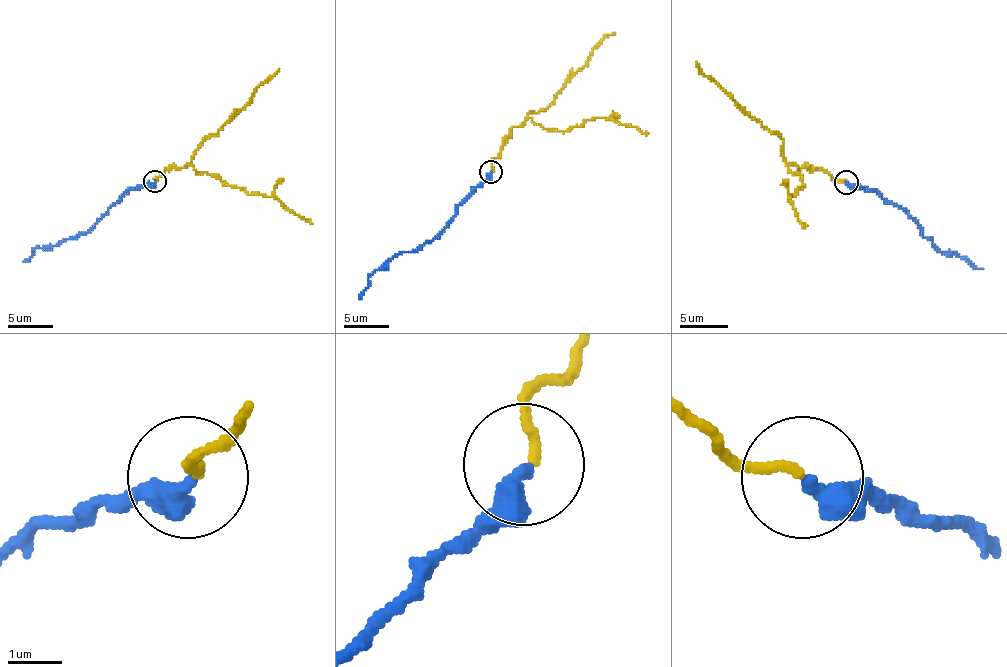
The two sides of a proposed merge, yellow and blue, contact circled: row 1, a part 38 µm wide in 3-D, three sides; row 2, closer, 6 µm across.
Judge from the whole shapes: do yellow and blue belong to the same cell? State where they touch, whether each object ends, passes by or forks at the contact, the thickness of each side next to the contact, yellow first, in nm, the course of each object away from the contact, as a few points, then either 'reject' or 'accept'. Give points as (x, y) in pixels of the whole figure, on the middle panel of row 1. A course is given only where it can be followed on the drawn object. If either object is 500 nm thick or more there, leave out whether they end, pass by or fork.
at (491, 172); yellow ends there; blue ends there; 170 nm thick on the yellow side, 360 nm on the other; yellow runs (491, 171), (491, 162), (500, 153), (502, 140), (525, 117), (538, 113), (599, 43), (614, 32); blue runs (491, 171), (431, 241), (388, 259), (372, 274), (359, 299); reject

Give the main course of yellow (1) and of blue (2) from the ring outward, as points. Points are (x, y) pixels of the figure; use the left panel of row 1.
1: (155, 181), (166, 169), (189, 163), (202, 143), (278, 69)
2: (155, 181), (133, 187), (86, 232), (52, 246), (36, 248), (23, 261)

